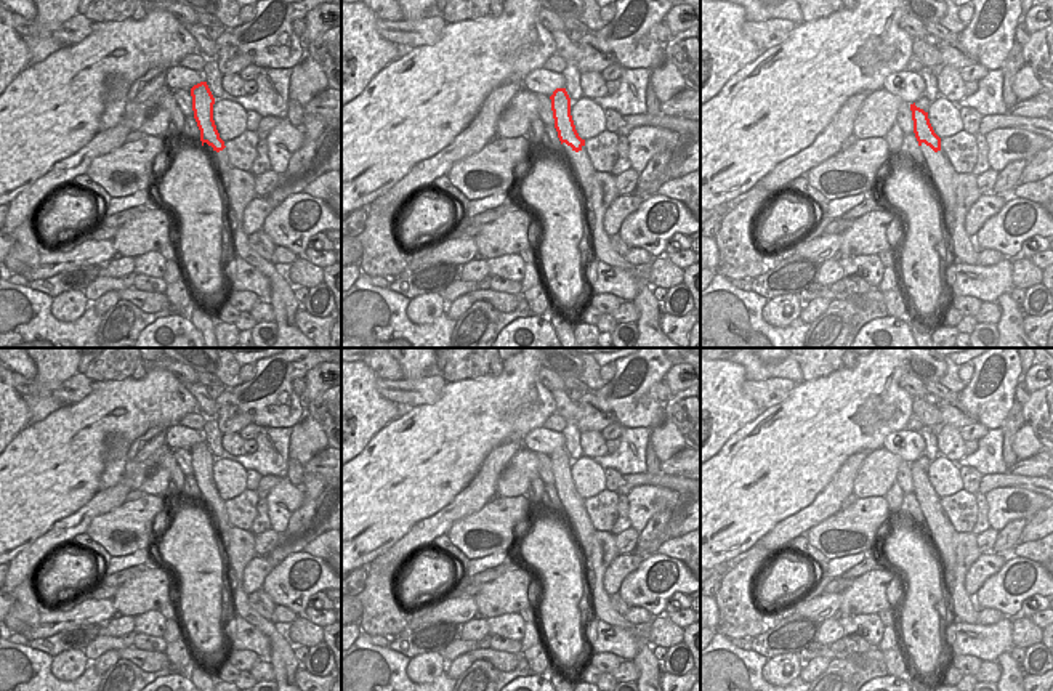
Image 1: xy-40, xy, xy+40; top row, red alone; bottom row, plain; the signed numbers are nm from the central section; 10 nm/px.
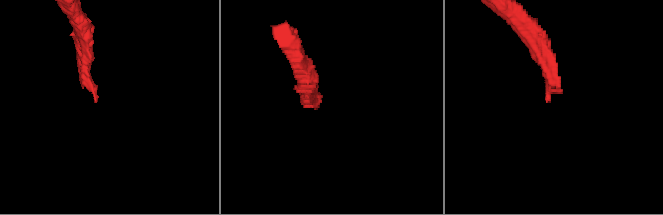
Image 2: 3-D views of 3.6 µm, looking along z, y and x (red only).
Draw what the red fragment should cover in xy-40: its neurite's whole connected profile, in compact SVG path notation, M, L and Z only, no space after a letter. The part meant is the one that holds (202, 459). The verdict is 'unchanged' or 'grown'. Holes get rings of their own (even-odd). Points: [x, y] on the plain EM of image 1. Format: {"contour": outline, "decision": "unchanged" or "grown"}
{"contour": "M200 441L191 447L192 455L192 470L197 486L200 489L202 510L208 515L215 532L218 535L220 545L228 555L229 544L229 529L232 524L229 523L229 515L226 511L224 500L220 497L213 479L213 463L215 457L207 444L207 441Z", "decision": "grown"}

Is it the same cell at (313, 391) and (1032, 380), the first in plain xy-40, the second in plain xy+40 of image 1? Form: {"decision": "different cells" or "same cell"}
{"decision": "same cell"}

